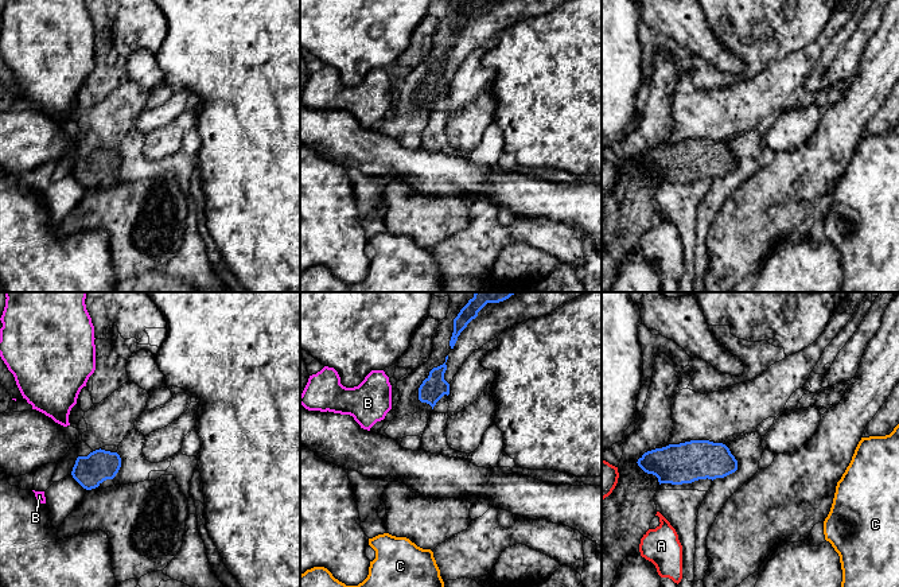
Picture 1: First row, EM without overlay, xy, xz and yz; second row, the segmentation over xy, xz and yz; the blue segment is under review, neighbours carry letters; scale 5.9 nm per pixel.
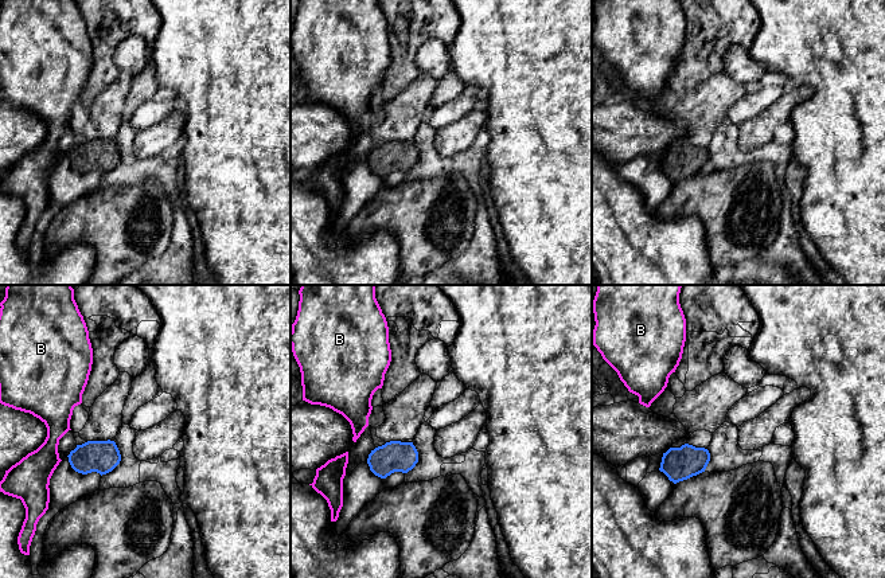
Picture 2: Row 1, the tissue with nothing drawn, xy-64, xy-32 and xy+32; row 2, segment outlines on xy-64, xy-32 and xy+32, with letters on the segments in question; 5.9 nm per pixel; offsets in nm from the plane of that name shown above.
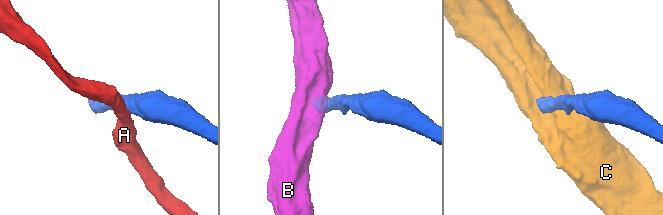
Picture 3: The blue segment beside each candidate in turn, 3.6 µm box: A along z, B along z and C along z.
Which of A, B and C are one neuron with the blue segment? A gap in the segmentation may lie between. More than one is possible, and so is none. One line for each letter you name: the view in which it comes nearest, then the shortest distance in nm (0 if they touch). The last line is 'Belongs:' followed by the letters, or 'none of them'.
Belongs: none of them

